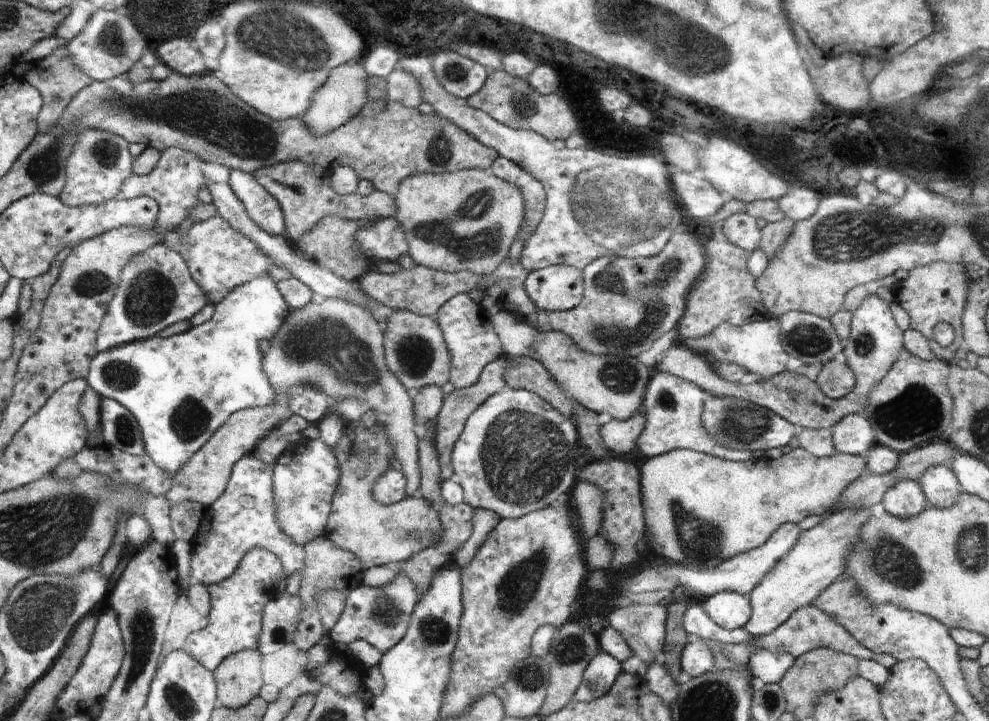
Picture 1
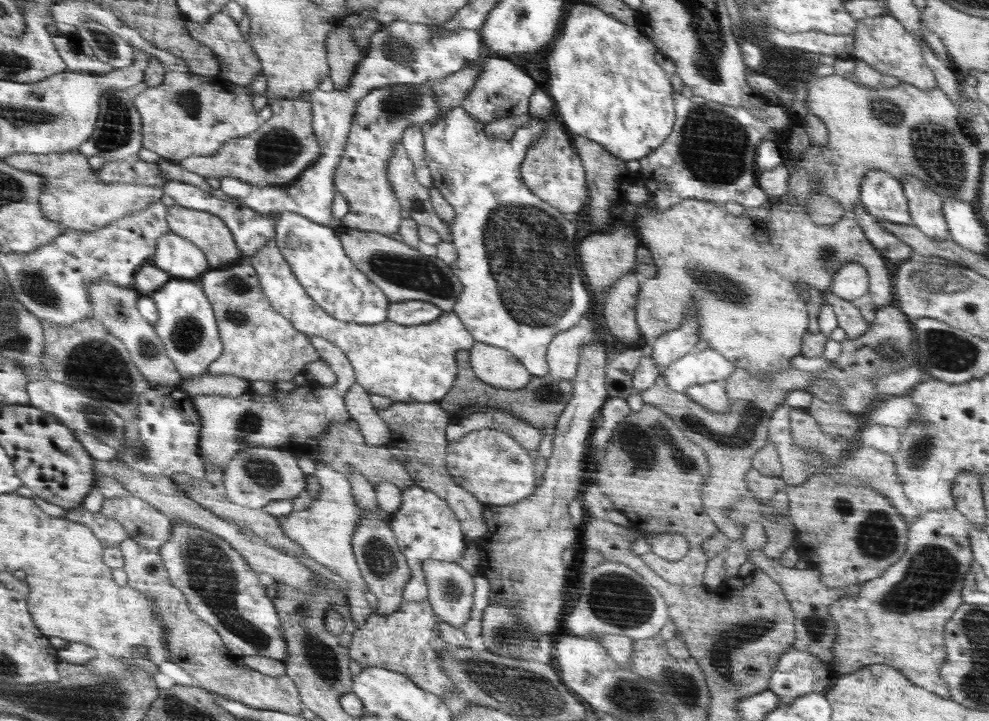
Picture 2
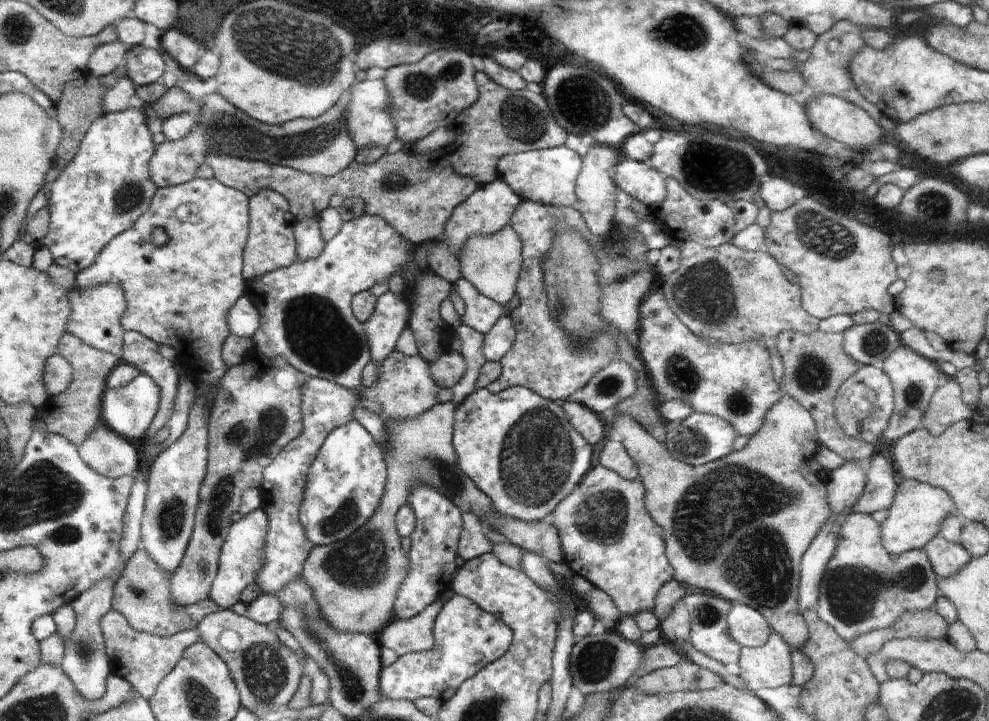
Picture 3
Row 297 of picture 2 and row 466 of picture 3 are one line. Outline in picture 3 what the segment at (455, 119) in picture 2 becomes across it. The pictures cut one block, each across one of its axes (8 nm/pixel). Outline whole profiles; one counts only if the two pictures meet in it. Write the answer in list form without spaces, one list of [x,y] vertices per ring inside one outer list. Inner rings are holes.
[[[514,386],[503,392],[493,393],[487,388],[475,388],[474,392],[468,394],[468,398],[464,398],[460,404],[456,405],[454,416],[454,432],[453,432],[453,447],[456,452],[456,464],[458,468],[476,484],[476,486],[484,493],[490,502],[492,508],[502,514],[498,519],[514,518],[514,520],[522,520],[522,522],[540,522],[574,490],[574,487],[583,480],[583,476],[590,470],[592,464],[592,446],[590,443],[572,426],[570,420],[564,412],[564,408],[559,401],[551,401],[545,399],[542,395],[536,394],[535,391],[527,387]]]

